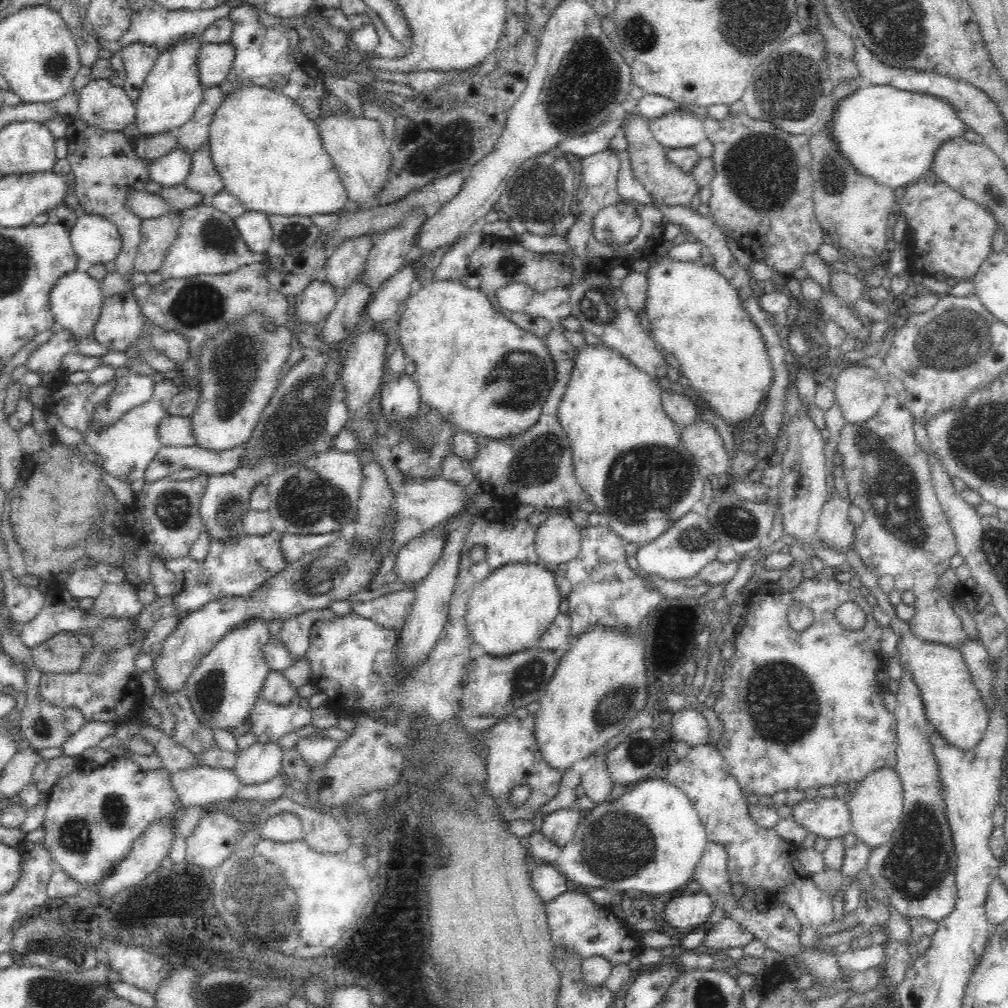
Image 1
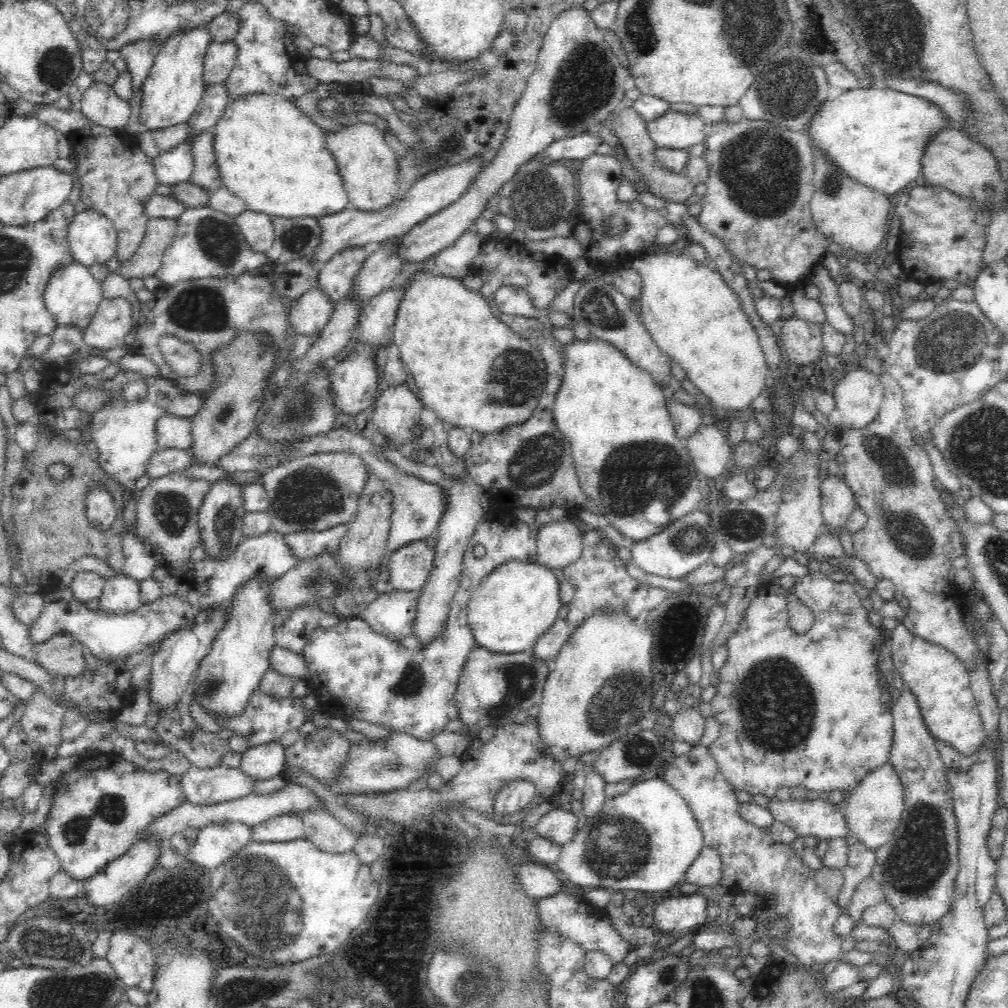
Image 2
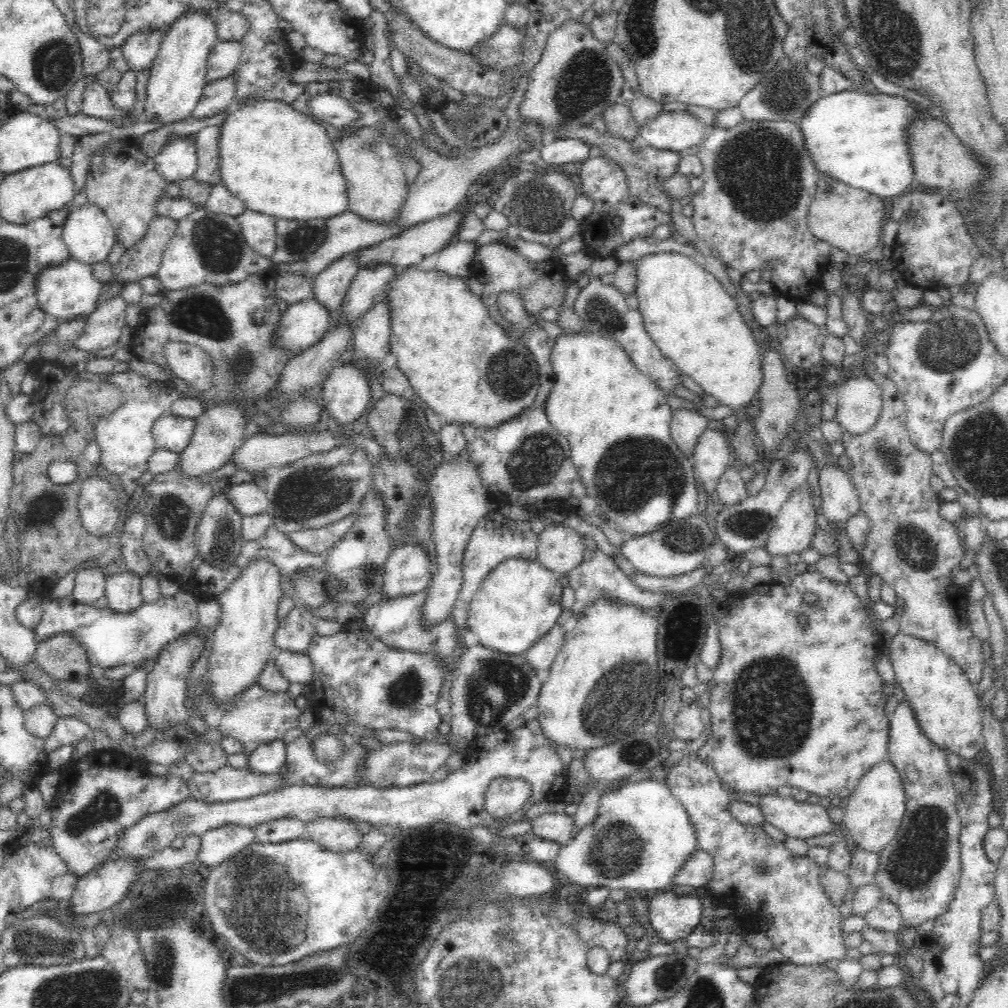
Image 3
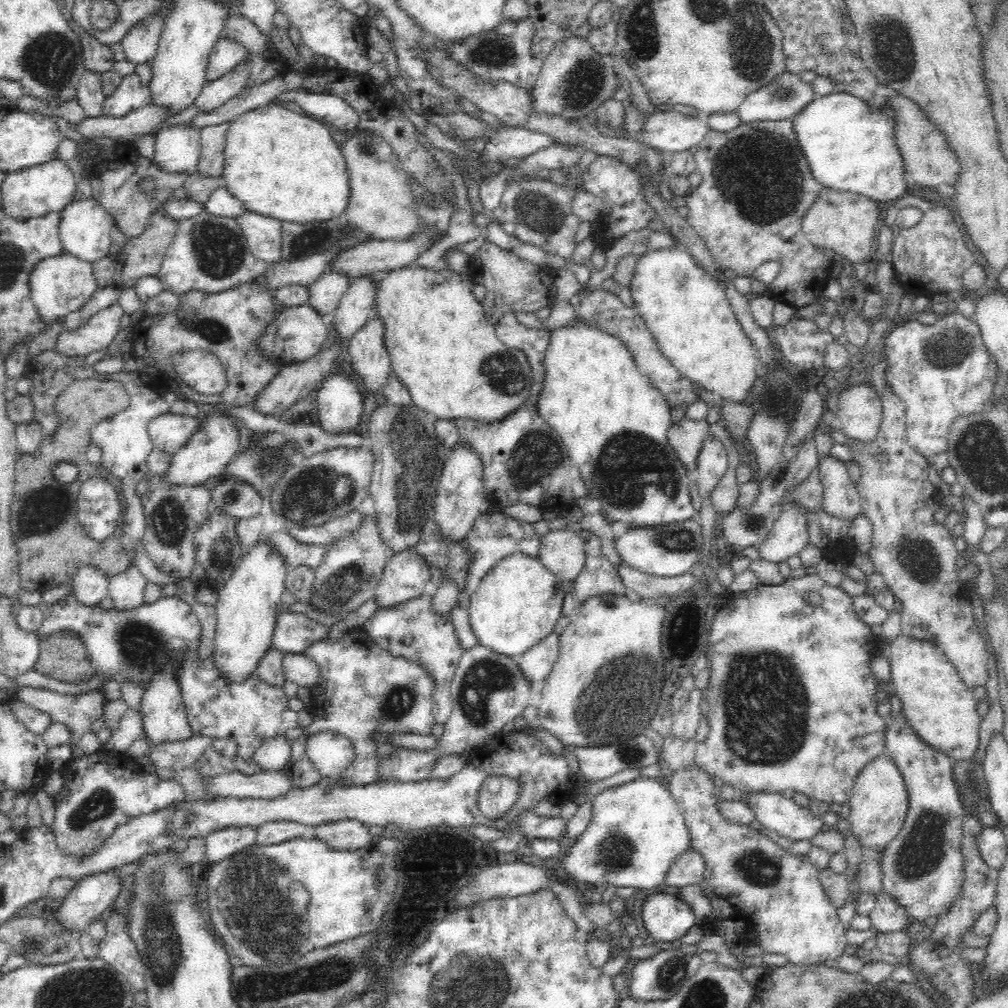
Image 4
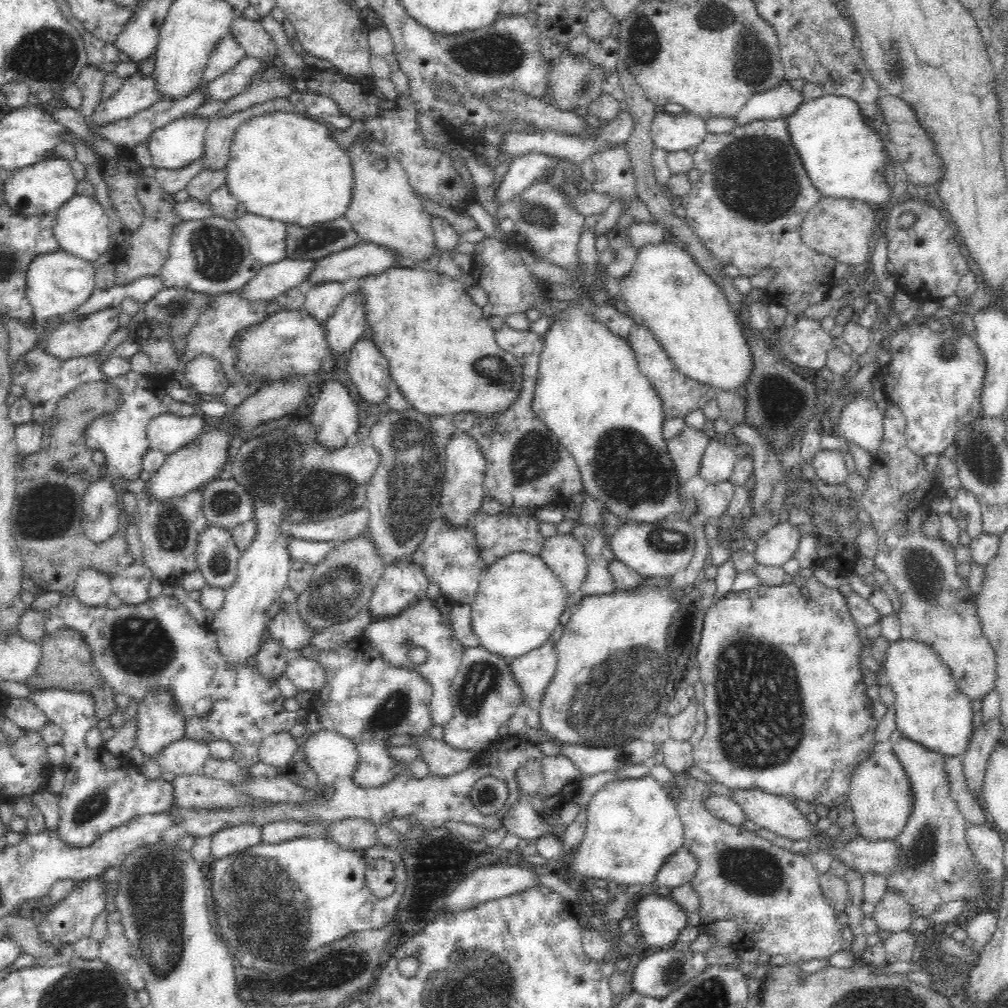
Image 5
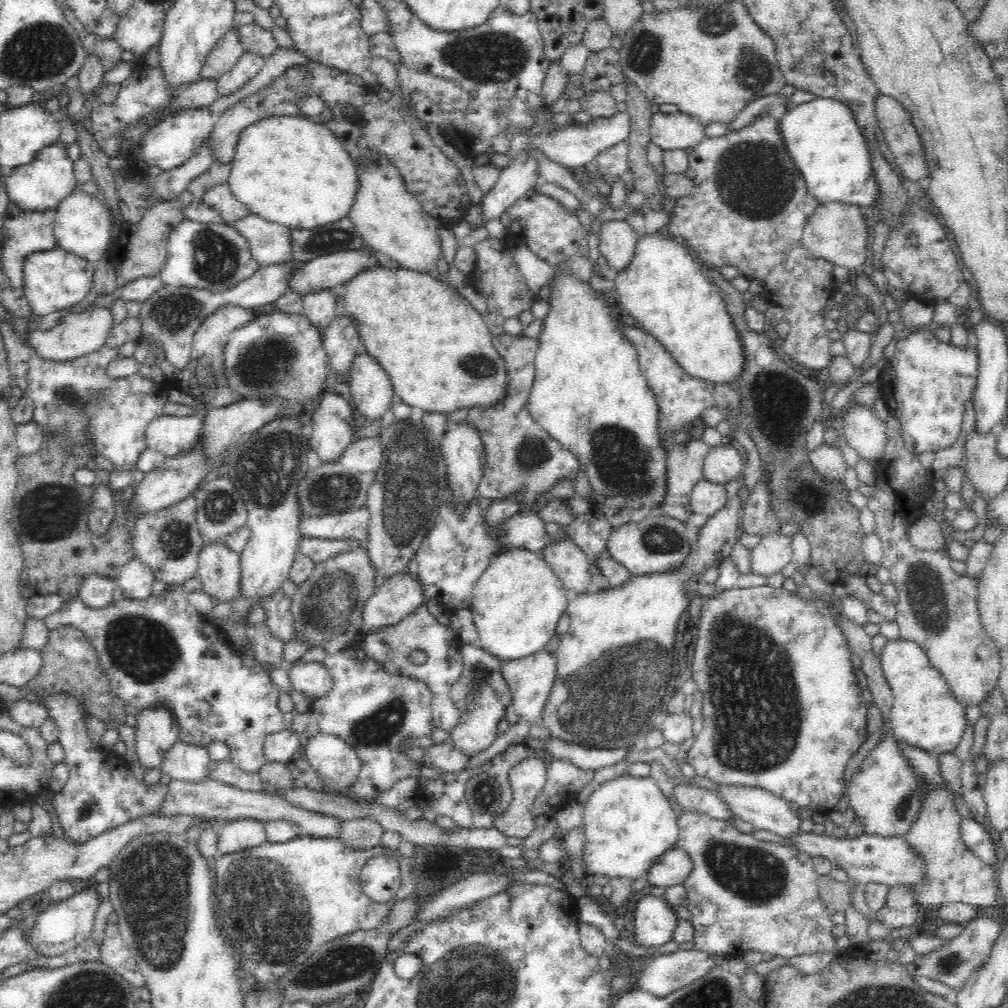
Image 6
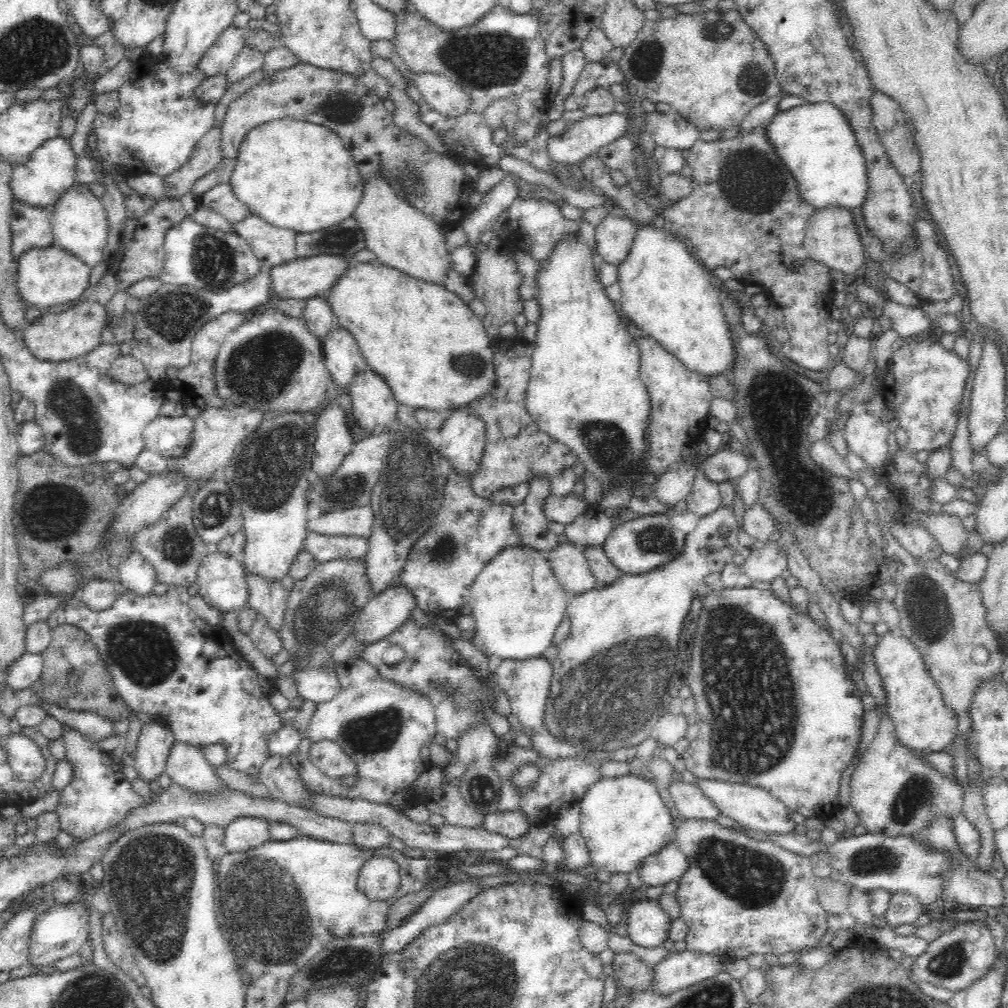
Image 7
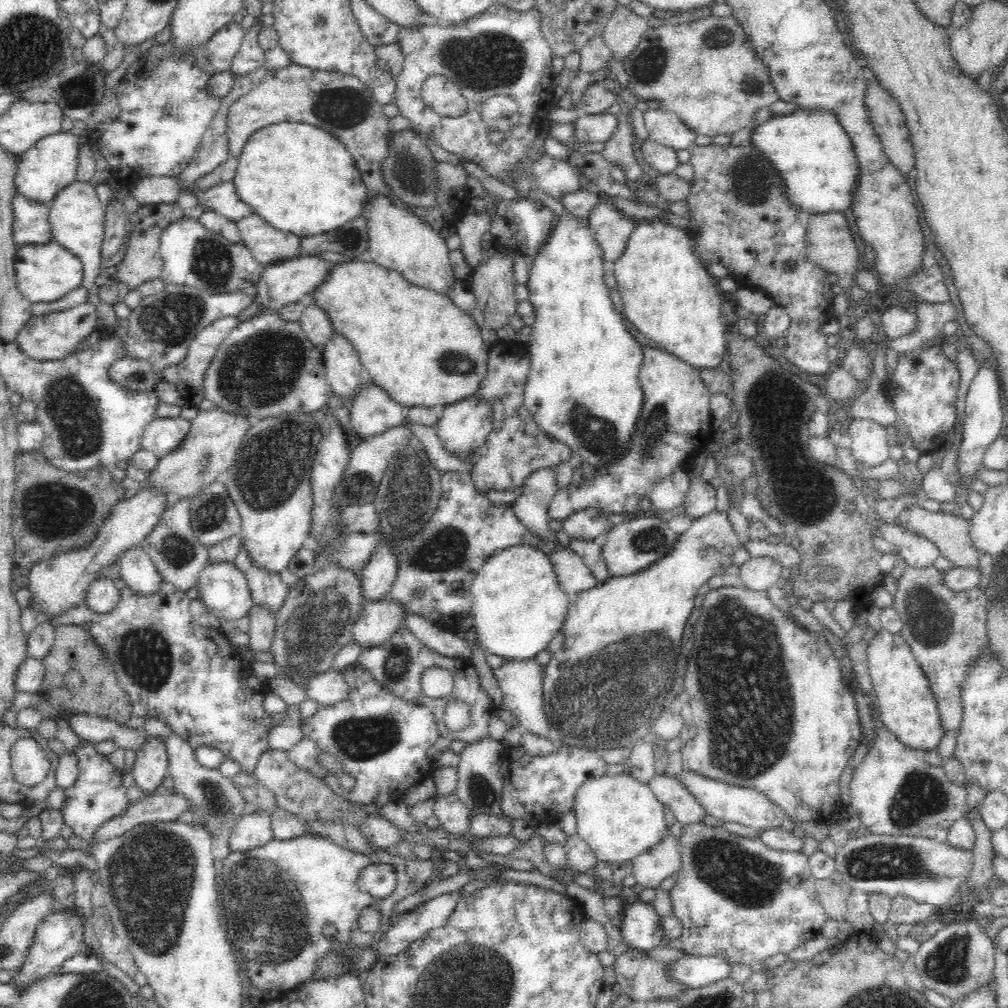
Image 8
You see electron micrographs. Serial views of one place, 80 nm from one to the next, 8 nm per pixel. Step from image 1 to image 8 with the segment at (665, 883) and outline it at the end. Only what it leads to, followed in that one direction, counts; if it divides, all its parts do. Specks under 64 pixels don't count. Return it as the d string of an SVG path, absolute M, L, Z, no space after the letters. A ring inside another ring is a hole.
M606 774L585 782L578 788L573 806L577 834L590 845L595 859L610 864L612 870L630 866L636 856L648 852L674 834L668 832L664 803L648 784L628 774Z

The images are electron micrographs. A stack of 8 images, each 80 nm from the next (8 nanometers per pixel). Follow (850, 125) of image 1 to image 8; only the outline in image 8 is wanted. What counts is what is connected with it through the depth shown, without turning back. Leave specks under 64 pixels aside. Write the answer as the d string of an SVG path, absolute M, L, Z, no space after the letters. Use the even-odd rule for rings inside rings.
M798 107L786 114L772 115L752 130L750 141L754 141L754 145L762 149L780 169L782 177L788 183L790 200L794 205L804 208L811 214L822 214L822 212L844 211L855 204L854 196L860 188L860 176L862 176L860 161L848 131L842 126L840 117L834 111Z

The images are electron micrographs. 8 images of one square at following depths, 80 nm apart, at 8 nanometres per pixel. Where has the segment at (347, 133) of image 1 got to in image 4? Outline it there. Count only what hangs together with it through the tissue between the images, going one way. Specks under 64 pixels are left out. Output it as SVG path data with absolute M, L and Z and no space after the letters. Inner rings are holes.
M355 130L348 140L338 145L346 163L350 187L349 204L344 212L346 220L372 234L373 240L406 240L426 228L414 215L415 199L401 159L382 135L371 130Z

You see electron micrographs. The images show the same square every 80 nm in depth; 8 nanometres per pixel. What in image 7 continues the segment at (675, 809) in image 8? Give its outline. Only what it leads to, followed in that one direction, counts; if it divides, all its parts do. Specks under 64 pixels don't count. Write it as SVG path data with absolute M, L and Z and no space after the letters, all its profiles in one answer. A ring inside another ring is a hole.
M675 777L670 786L670 796L678 810L679 817L700 817L700 819L718 820L722 811L714 801L695 783L685 783Z

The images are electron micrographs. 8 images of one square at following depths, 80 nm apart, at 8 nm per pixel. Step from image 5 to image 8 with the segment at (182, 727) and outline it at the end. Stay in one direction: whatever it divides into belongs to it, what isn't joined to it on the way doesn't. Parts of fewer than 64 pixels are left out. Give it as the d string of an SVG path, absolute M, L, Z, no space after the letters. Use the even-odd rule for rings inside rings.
M147 736L135 752L132 775L136 786L152 793L162 784L169 766L166 742L160 736Z

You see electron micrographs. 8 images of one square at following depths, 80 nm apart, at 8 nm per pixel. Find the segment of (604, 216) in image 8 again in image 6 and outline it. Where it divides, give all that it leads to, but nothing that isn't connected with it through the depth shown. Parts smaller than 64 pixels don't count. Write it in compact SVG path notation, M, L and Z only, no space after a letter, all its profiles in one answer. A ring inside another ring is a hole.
M626 220L604 222L597 227L601 255L608 260L614 272L622 273L634 259L638 237Z

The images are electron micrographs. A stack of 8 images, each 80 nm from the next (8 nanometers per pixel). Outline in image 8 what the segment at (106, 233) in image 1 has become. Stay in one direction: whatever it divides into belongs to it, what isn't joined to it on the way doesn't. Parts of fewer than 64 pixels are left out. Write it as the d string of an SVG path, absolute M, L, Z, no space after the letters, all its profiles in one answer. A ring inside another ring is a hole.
M74 181L56 195L50 206L49 224L53 240L82 261L84 268L82 291L87 293L88 302L98 306L98 328L96 330L116 326L116 333L125 344L128 339L127 325L118 319L111 304L100 302L98 298L100 287L95 284L95 279L101 273L100 263L104 260L101 251L105 234L105 207L102 206L96 195L95 186L89 182Z

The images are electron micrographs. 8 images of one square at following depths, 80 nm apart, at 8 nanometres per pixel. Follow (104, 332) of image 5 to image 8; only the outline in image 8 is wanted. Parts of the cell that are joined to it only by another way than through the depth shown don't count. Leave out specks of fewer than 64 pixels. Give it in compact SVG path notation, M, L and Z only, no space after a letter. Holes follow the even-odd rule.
M85 301L73 308L50 312L39 316L31 316L18 331L17 342L27 356L38 361L63 360L76 355L83 350L84 342L94 334L98 328L98 306Z

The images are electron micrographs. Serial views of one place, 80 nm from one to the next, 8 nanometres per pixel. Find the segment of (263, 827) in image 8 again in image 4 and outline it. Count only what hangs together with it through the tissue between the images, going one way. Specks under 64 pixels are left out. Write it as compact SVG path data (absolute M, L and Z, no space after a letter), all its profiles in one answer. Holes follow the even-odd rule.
M253 827L220 828L206 835L204 856L208 862L222 862L226 858L252 846L257 840L257 833Z

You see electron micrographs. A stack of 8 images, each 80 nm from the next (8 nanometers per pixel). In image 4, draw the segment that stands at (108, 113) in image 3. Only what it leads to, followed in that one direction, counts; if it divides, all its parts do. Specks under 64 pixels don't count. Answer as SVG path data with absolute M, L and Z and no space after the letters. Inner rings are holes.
M86 71L79 80L76 94L86 117L102 117L104 114L104 100L107 97L102 90L99 73Z

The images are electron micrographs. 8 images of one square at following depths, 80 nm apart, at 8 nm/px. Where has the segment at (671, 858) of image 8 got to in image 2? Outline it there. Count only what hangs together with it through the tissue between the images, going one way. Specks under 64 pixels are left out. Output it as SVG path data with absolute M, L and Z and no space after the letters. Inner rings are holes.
M705 846L690 865L684 882L700 886L718 886L722 878L722 855L716 847Z

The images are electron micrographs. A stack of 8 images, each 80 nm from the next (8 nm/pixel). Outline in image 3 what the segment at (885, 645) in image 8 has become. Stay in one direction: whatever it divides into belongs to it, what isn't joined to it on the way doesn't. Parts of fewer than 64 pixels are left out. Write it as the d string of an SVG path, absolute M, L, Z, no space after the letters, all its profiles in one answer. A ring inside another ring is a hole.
M900 630L886 645L886 652L895 671L895 682L904 690L904 699L913 705L918 723L930 741L966 760L983 754L982 710L977 690L962 667L935 644Z

